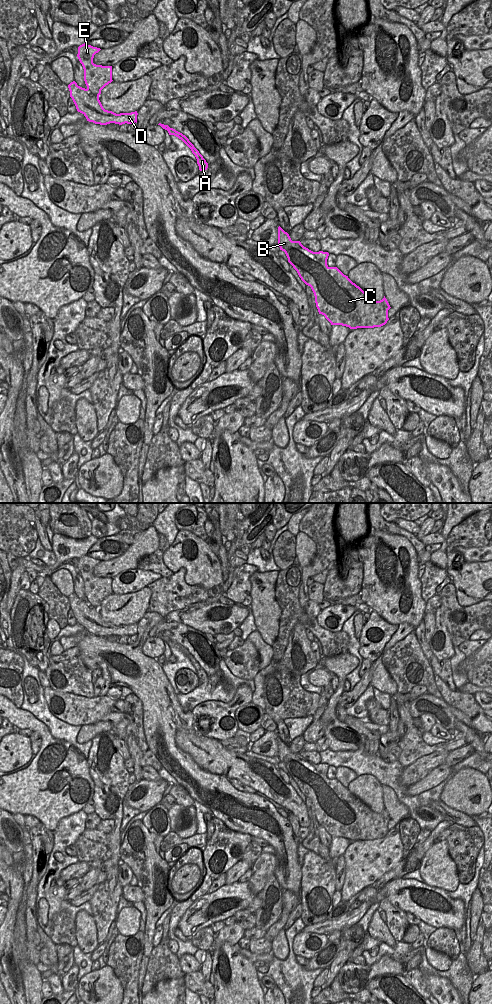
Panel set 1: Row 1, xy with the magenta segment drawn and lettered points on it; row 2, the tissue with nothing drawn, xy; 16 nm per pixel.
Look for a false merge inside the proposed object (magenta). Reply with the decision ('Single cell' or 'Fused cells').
Fused cells.

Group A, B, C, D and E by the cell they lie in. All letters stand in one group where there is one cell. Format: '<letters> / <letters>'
A B C D / E

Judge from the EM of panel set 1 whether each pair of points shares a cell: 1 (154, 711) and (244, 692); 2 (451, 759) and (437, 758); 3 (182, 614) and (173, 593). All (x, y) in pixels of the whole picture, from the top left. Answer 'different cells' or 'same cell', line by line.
1: different cells
2: different cells
3: different cells

